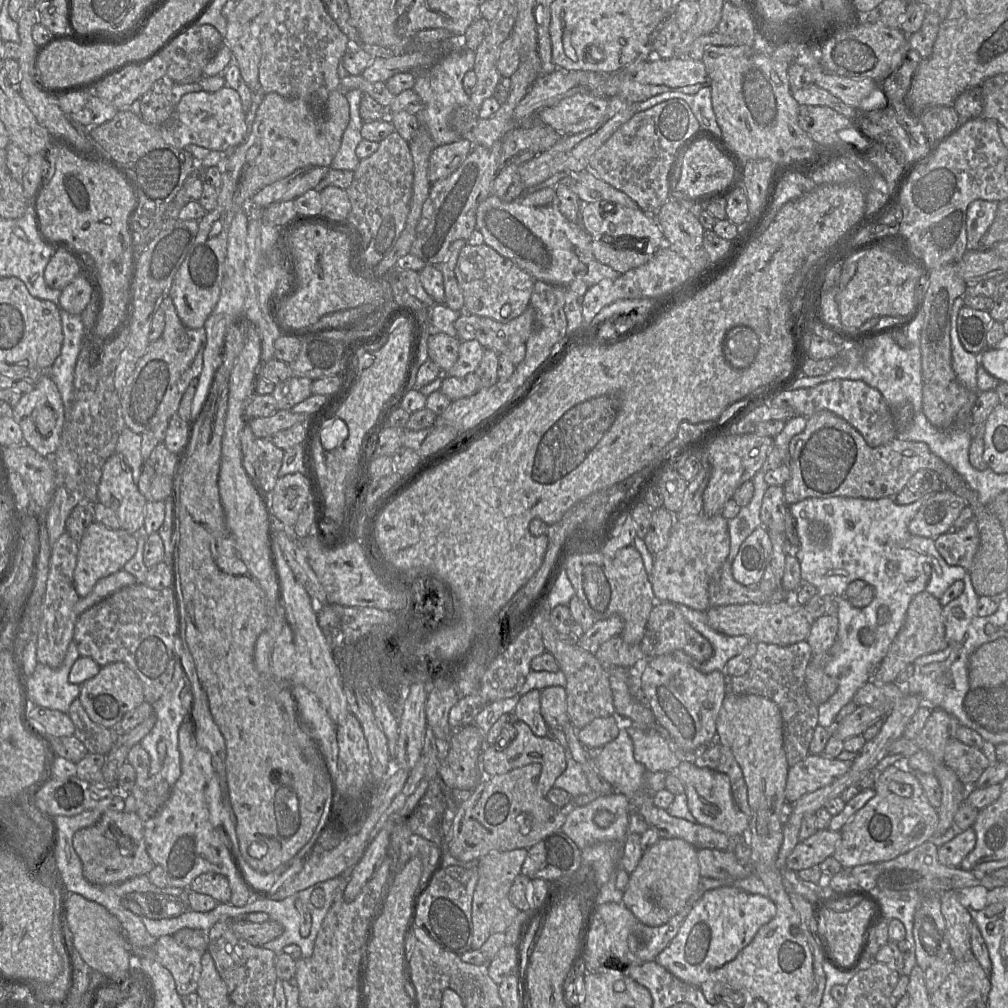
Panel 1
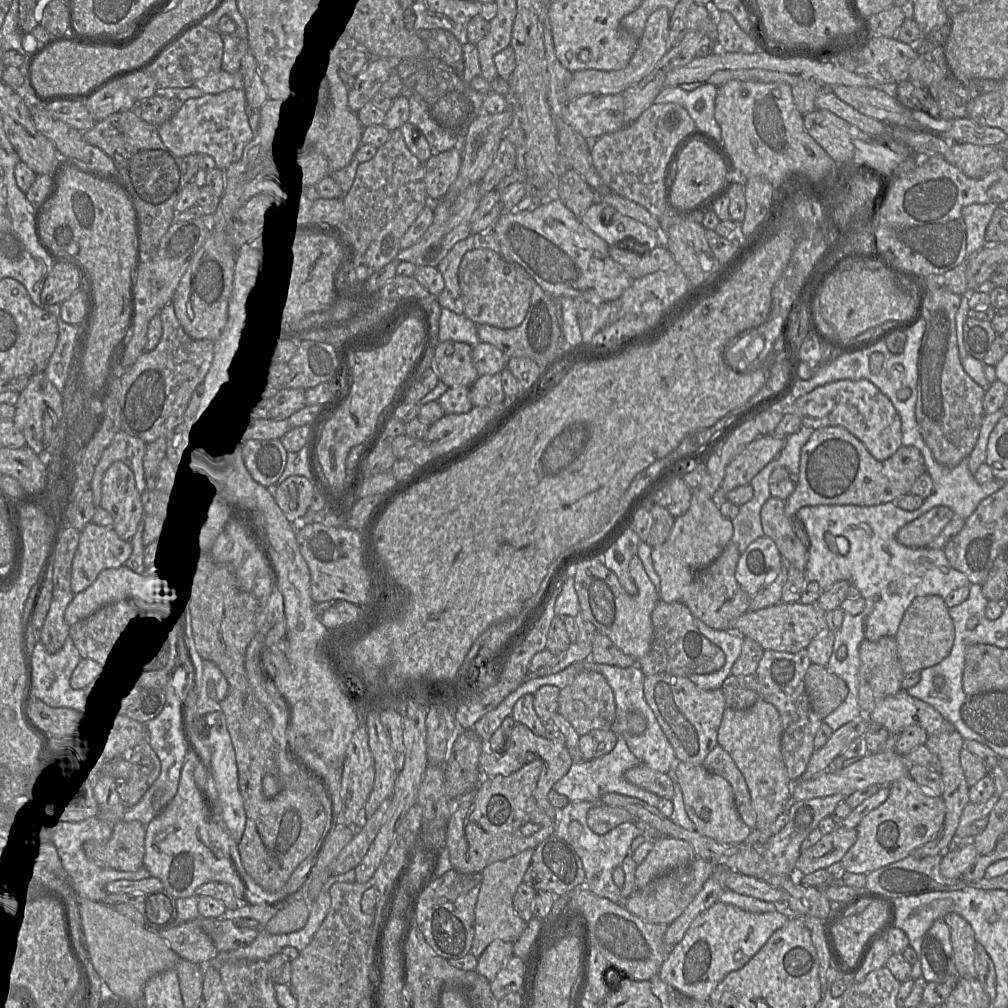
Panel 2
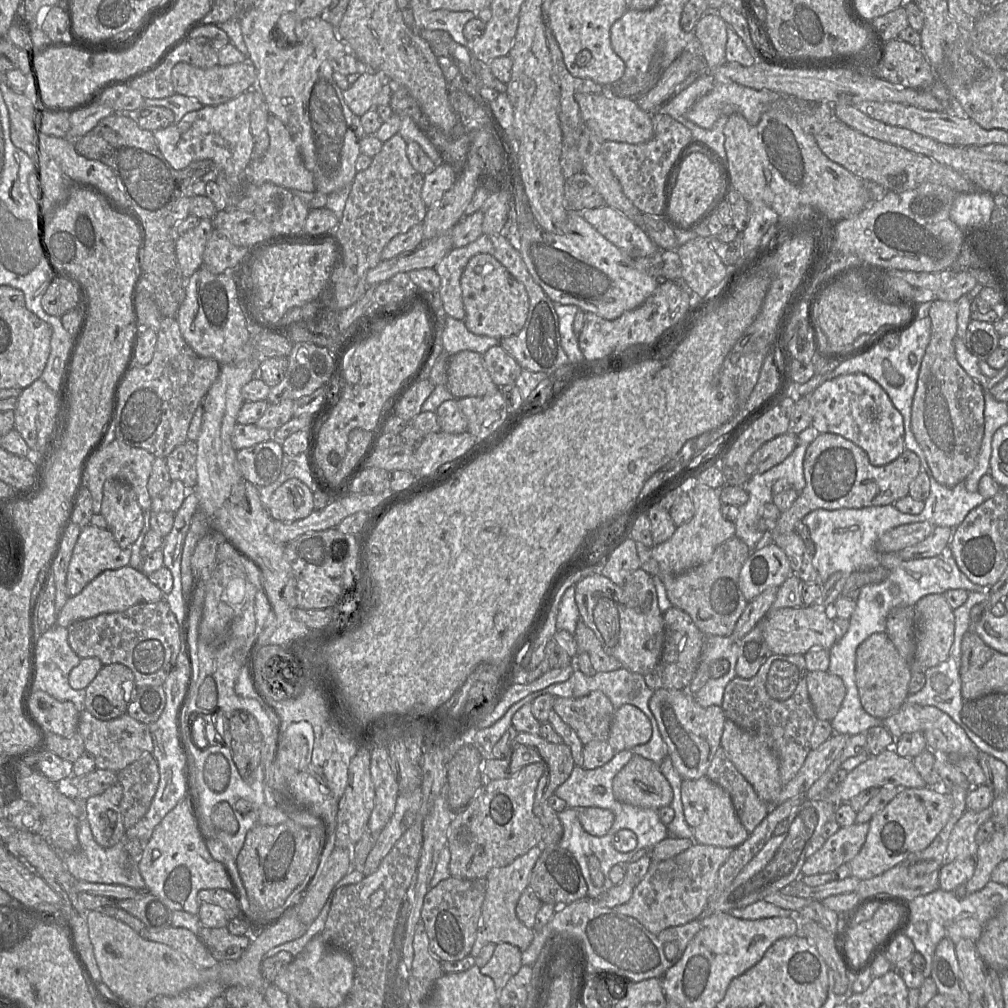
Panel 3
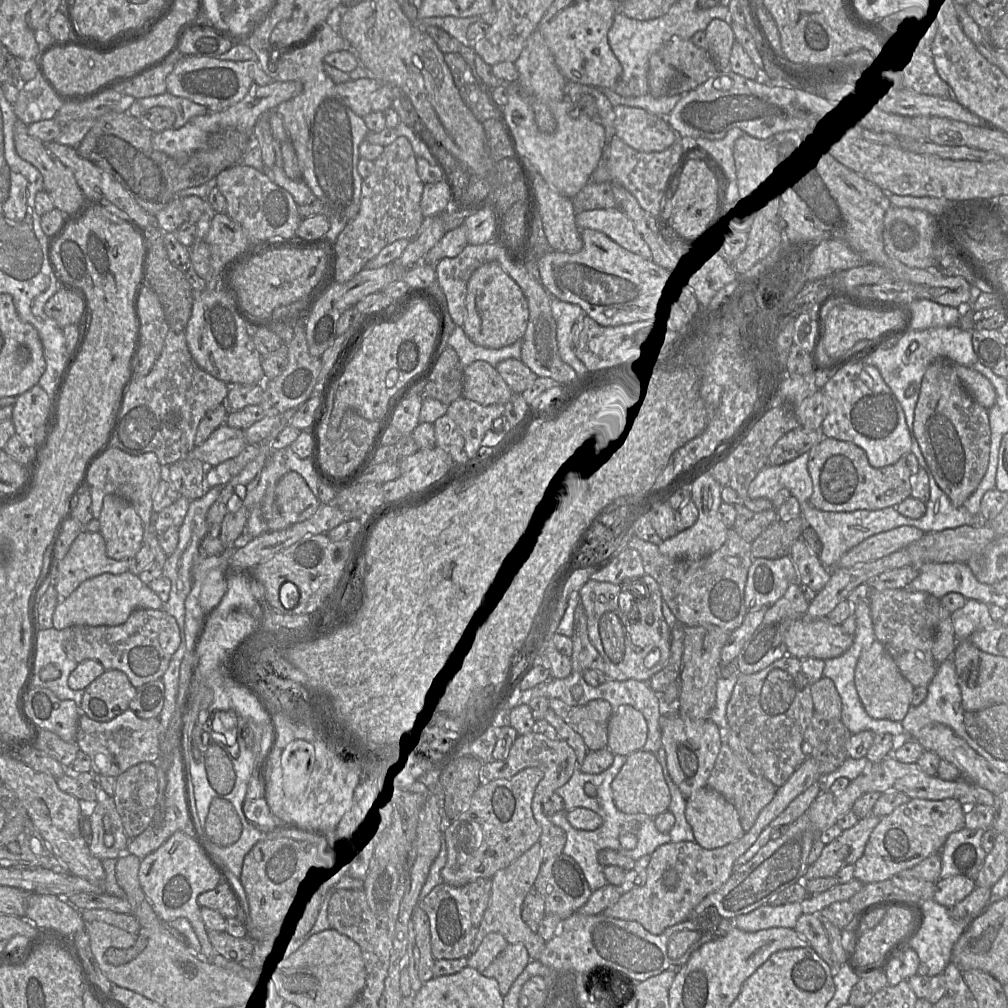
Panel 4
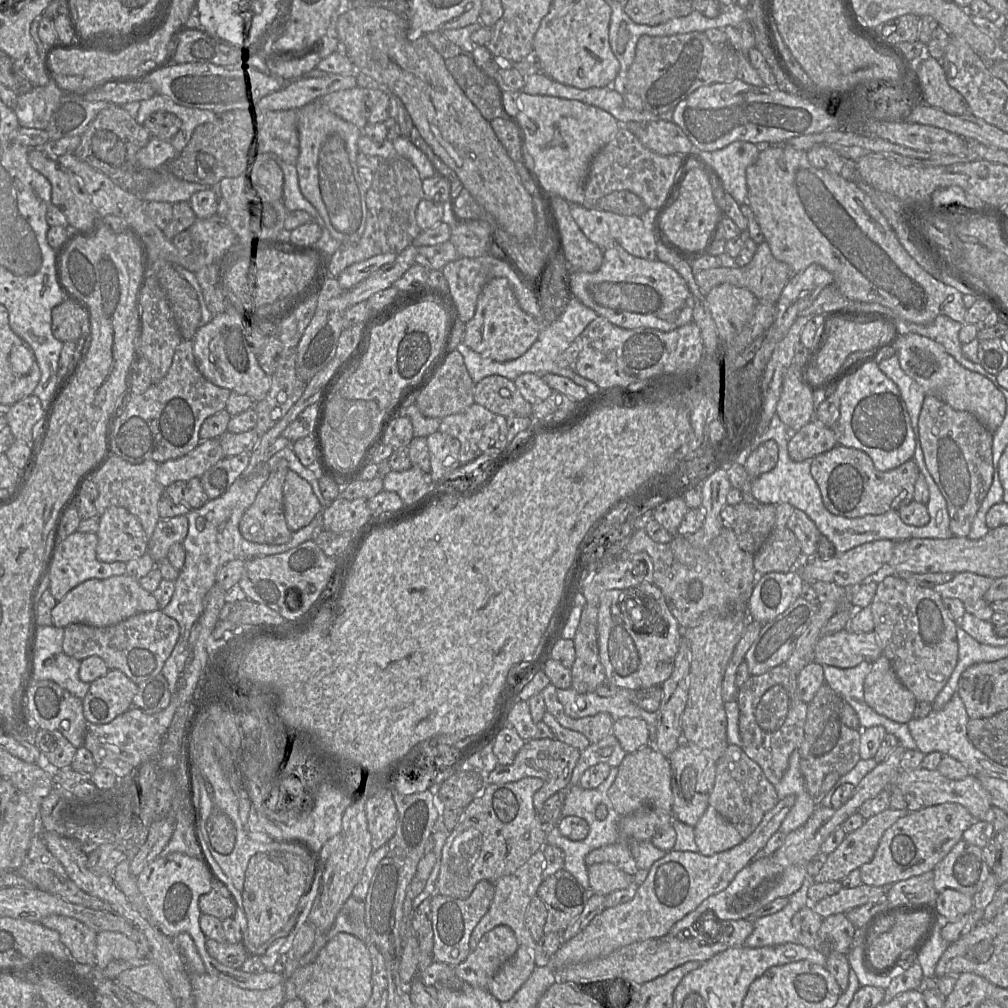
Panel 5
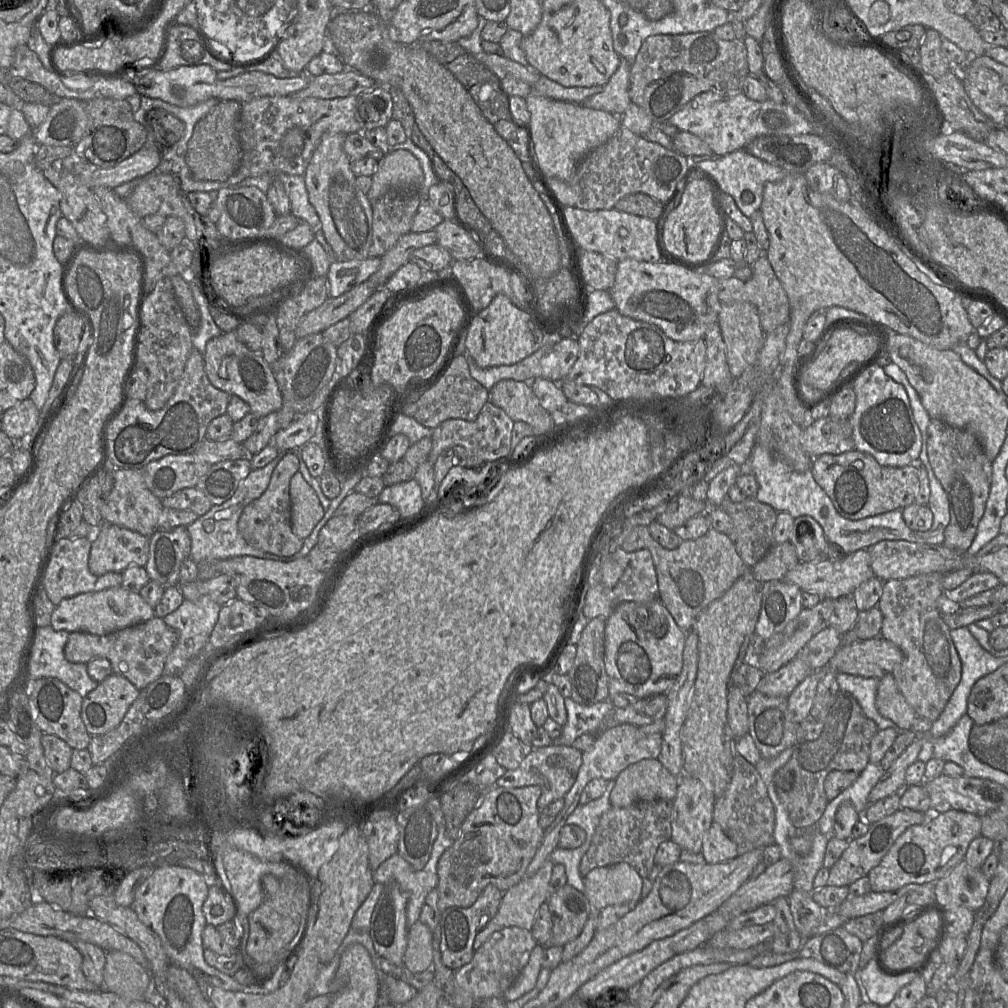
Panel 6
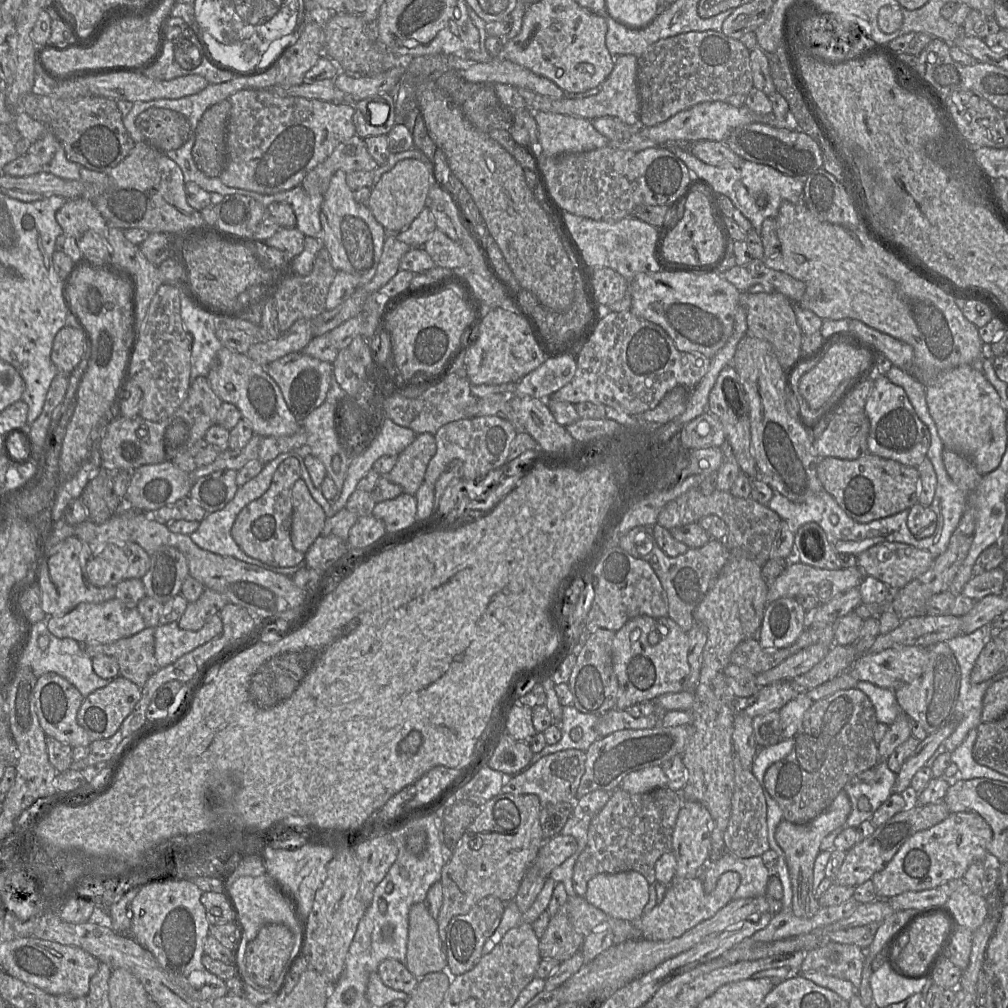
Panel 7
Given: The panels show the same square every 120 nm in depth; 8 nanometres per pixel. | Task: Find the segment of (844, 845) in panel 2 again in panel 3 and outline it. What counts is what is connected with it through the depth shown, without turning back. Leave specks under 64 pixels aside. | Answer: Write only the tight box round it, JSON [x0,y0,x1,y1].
[803,822,869,876]

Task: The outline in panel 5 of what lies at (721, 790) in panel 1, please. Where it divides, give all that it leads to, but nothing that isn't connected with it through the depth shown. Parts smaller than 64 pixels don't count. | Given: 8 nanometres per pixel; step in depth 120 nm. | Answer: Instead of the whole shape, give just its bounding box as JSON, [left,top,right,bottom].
[693,805,744,856]

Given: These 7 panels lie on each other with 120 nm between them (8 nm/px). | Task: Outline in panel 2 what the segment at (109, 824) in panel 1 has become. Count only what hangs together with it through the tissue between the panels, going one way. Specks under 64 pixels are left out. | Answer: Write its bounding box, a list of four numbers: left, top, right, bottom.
[83,821,145,871]

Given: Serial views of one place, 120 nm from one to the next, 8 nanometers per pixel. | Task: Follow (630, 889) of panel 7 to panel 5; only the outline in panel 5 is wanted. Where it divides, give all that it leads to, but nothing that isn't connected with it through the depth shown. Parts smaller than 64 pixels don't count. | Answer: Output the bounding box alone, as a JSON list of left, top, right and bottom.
[588,862,634,895]

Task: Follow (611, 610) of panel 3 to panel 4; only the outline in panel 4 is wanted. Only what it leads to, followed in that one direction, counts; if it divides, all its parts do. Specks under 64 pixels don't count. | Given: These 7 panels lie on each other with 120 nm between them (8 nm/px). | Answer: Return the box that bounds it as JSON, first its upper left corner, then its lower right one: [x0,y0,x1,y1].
[579,574,671,682]

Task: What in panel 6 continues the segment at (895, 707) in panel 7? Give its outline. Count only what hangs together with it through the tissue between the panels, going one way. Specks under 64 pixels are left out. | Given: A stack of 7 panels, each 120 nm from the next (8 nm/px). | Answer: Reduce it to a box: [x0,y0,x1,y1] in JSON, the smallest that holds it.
[837,673,901,730]

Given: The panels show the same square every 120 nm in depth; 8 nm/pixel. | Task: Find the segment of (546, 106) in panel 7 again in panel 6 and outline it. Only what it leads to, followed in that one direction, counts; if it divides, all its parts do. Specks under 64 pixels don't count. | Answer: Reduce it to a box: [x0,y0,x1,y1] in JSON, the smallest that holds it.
[580,58,631,116]

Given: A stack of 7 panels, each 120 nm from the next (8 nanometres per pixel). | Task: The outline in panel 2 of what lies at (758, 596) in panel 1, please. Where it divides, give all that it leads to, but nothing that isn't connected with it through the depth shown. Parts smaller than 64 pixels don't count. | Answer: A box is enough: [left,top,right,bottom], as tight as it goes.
[681,542,751,630]

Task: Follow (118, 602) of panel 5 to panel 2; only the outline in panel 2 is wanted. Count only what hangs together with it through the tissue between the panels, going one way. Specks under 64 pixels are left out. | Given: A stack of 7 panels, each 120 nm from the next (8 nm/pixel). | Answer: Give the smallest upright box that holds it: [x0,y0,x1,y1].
[64,565,151,625]

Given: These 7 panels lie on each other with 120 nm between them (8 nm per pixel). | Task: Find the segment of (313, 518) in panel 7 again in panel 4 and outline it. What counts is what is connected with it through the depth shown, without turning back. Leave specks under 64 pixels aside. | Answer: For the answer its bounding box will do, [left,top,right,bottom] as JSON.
[275,471,321,525]

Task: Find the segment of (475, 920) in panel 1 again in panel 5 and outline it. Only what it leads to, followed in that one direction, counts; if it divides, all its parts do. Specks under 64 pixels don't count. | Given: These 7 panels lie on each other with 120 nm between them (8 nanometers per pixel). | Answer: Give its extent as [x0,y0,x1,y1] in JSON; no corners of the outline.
[469,850,551,967]

